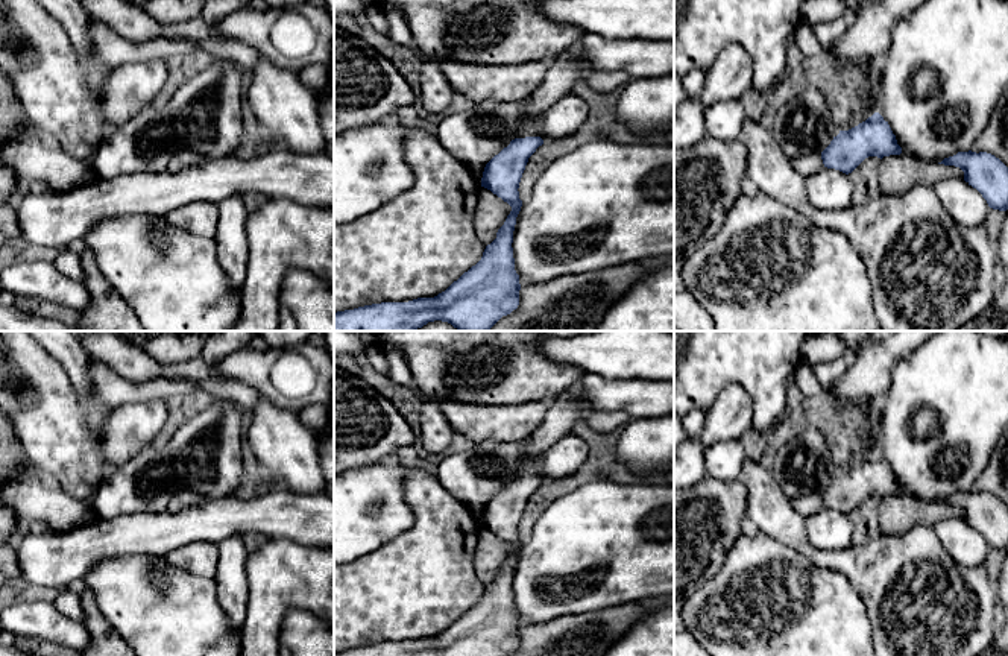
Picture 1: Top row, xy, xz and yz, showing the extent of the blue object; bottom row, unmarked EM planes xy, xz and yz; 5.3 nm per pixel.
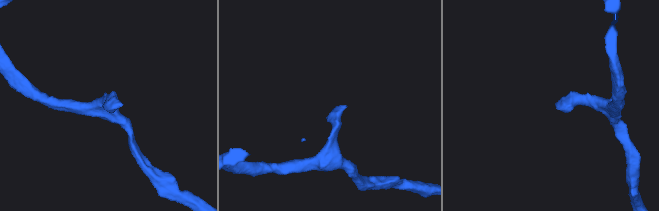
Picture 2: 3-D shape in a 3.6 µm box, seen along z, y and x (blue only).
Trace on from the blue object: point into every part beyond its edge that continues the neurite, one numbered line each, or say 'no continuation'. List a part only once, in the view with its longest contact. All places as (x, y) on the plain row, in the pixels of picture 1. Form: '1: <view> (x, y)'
1: xz (568, 407)

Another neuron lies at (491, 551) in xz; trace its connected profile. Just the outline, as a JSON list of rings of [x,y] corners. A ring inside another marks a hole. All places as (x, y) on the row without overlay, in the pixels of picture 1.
[[[481,527],[474,551],[474,571],[478,580],[487,586],[496,579],[498,569],[504,565],[512,547],[490,530]]]

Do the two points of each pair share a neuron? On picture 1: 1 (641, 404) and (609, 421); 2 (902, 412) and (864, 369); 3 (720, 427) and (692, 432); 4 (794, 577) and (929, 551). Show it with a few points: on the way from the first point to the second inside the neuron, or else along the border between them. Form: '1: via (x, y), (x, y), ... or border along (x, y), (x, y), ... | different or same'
1: border along (589, 413), (626, 412), (632, 418) | different
2: border along (900, 360), (891, 374), (888, 392), (881, 403) | different
3: border along (705, 412), (705, 424), (697, 438) | different
4: border along (799, 553), (822, 568), (840, 571), (858, 592) | different

